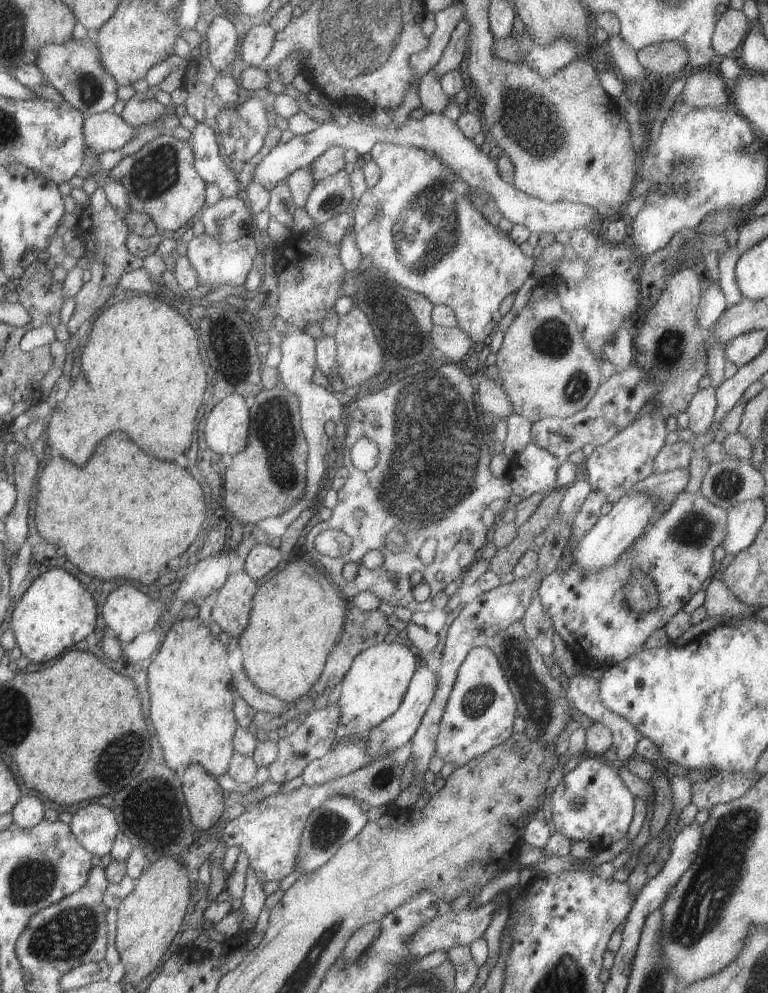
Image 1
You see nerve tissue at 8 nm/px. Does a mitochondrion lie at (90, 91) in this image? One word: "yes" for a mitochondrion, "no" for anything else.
yes

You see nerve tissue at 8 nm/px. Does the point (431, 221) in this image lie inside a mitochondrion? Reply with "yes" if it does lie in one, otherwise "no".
yes

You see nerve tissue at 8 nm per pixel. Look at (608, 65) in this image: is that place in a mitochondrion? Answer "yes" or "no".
no

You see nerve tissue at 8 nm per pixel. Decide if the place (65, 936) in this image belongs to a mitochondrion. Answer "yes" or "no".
yes

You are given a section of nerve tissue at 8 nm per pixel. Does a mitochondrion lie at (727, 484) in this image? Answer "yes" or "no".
yes

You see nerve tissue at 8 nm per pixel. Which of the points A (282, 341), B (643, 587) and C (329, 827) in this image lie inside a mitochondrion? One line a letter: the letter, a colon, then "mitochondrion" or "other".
A: other
B: mitochondrion
C: mitochondrion

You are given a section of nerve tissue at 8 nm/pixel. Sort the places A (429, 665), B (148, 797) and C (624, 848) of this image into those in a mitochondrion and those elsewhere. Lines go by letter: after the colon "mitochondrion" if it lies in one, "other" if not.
A: other
B: mitochondrion
C: other

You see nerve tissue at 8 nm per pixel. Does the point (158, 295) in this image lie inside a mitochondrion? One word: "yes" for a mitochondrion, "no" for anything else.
no

